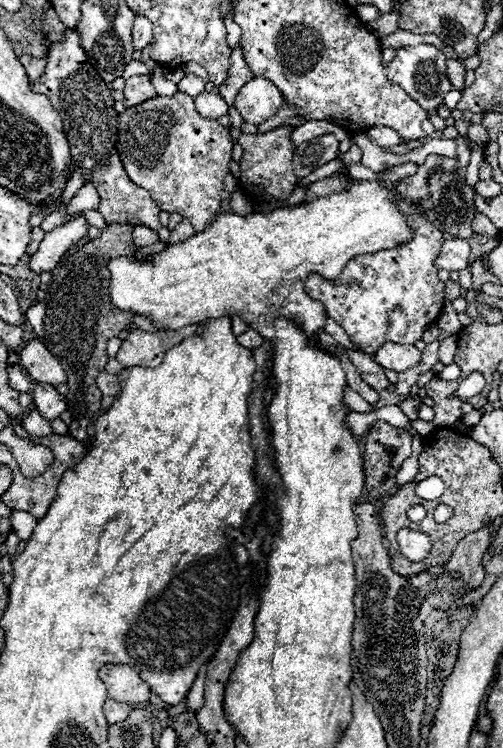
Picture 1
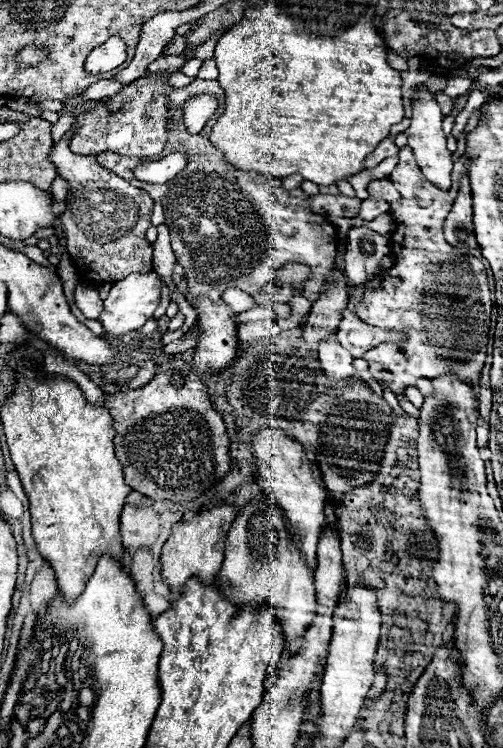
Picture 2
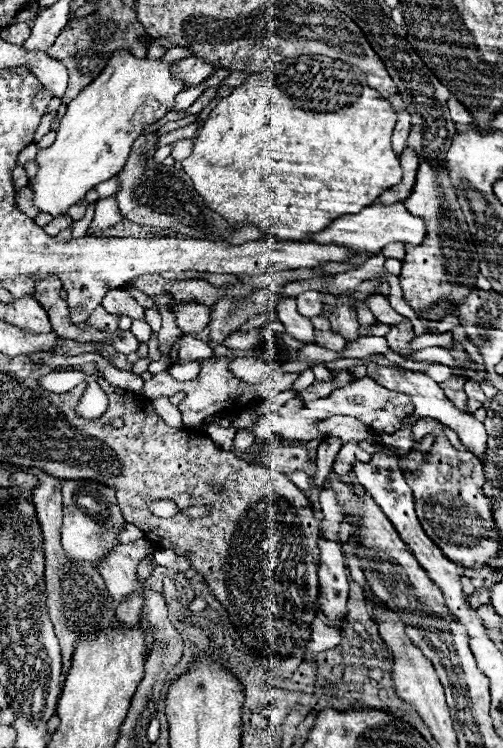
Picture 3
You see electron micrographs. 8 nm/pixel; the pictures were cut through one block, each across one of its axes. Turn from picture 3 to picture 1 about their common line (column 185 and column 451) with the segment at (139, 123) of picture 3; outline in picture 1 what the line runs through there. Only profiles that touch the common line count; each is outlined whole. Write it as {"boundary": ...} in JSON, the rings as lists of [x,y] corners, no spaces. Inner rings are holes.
{"boundary":[[[430,44],[406,46],[396,50],[386,76],[392,84],[398,84],[406,92],[410,92],[410,96],[426,110],[426,114],[434,114],[444,102],[444,94],[452,90],[452,84],[446,76],[446,56],[442,54],[442,50]]]}

